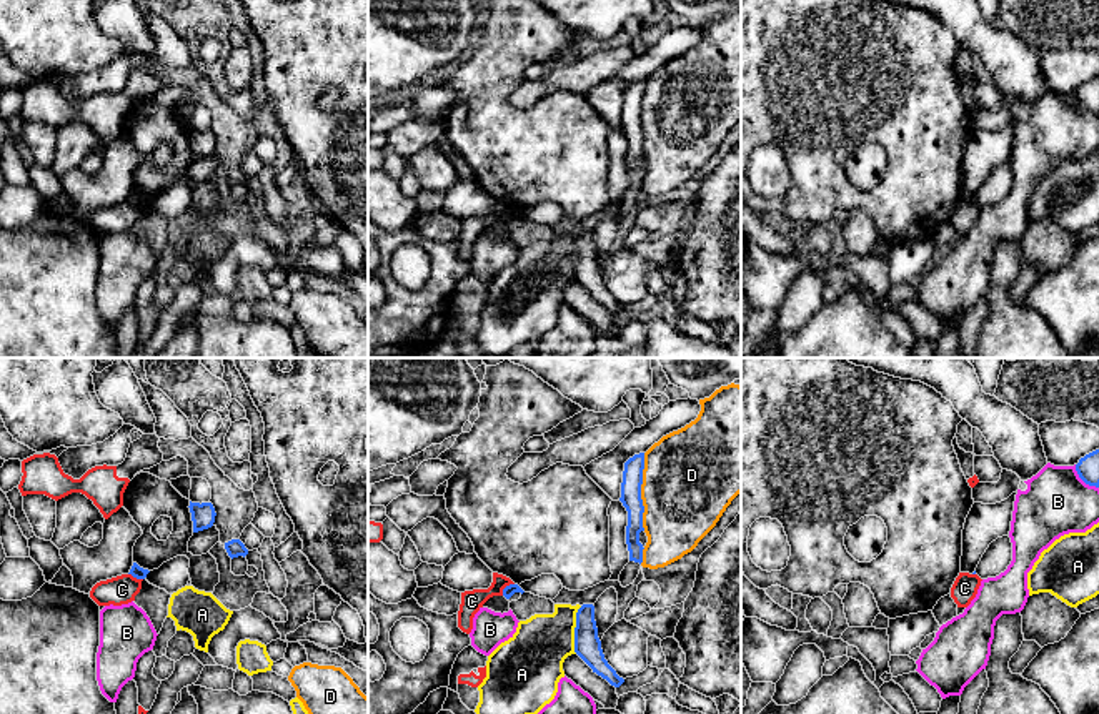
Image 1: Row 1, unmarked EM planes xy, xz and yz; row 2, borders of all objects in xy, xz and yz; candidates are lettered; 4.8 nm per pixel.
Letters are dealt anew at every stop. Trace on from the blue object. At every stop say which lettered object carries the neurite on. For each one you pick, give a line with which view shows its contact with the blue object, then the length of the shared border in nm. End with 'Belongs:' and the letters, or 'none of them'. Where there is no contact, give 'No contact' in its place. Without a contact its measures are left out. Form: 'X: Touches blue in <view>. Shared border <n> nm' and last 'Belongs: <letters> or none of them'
Belongs: none of them

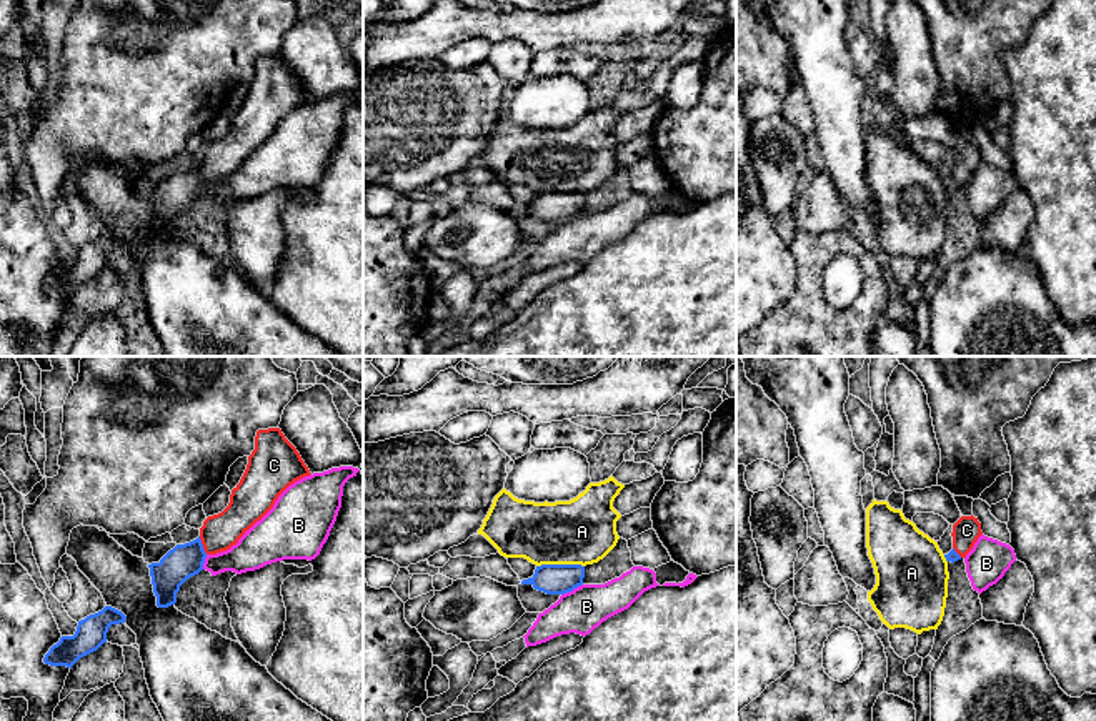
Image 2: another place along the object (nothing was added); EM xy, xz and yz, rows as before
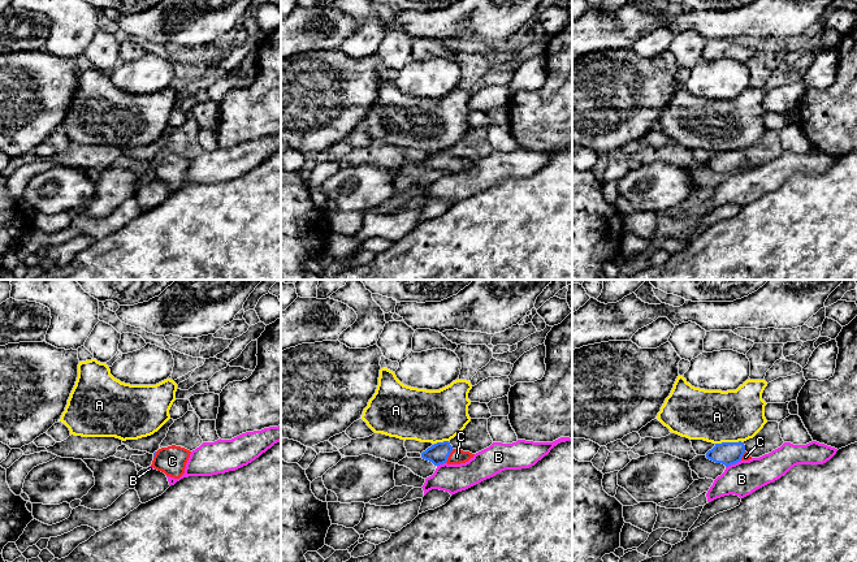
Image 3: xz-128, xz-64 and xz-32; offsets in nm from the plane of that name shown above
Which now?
C: Touches blue in xy. Shared border 100 nm
Belongs: C

